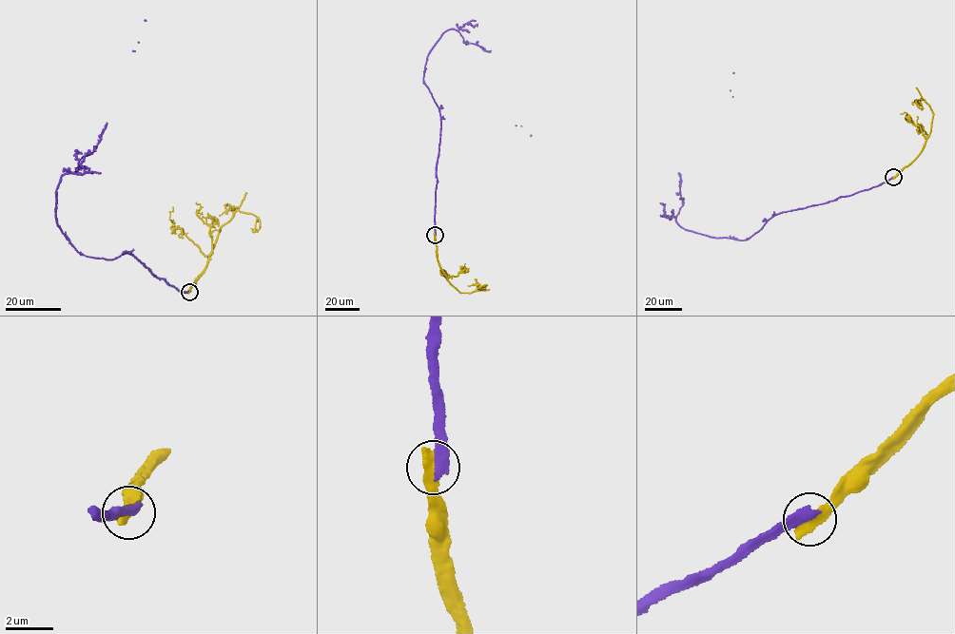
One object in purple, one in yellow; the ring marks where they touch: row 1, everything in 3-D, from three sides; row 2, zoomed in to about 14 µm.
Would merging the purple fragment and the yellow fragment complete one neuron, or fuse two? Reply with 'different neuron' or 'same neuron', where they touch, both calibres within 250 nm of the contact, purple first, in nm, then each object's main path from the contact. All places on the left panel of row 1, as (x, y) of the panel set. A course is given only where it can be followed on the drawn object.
different neuron | (189, 292) | 400/550 nm | purple via (189, 292), (126, 252), (111, 259), (83, 255), (55, 217), (61, 178), (75, 172), (99, 140), (146, 20) | yellow via (189, 292), (203, 271), (219, 230), (237, 210), (252, 213), (259, 219), (259, 229), (255, 231), (258, 220)

